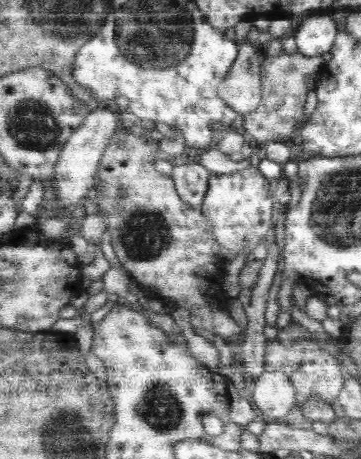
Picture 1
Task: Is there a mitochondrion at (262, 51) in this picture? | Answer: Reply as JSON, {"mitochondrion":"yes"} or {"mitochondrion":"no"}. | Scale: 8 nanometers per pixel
{"mitochondrion":"no"}

